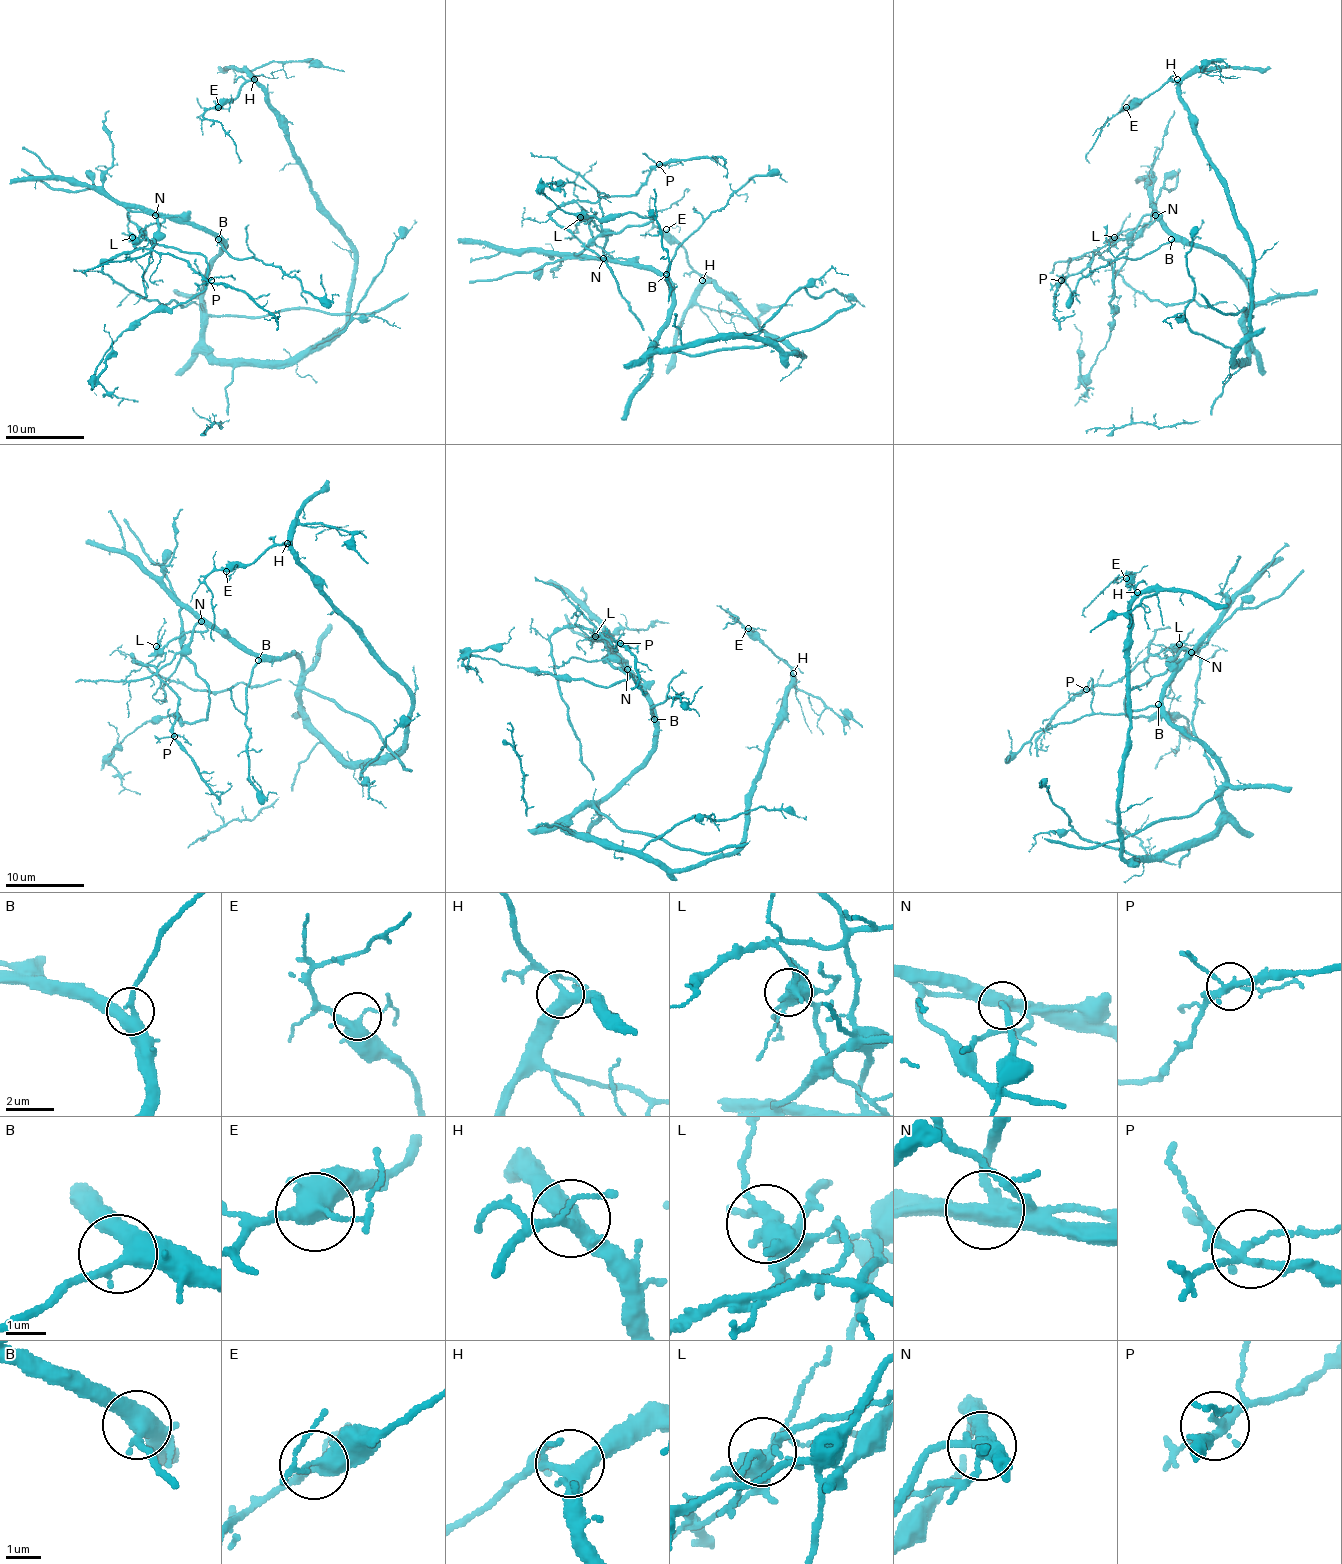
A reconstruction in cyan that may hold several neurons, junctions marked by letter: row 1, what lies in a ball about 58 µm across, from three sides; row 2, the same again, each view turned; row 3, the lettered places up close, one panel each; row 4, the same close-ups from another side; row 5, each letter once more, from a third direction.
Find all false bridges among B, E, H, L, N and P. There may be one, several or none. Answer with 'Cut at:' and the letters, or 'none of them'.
Cut at: N

